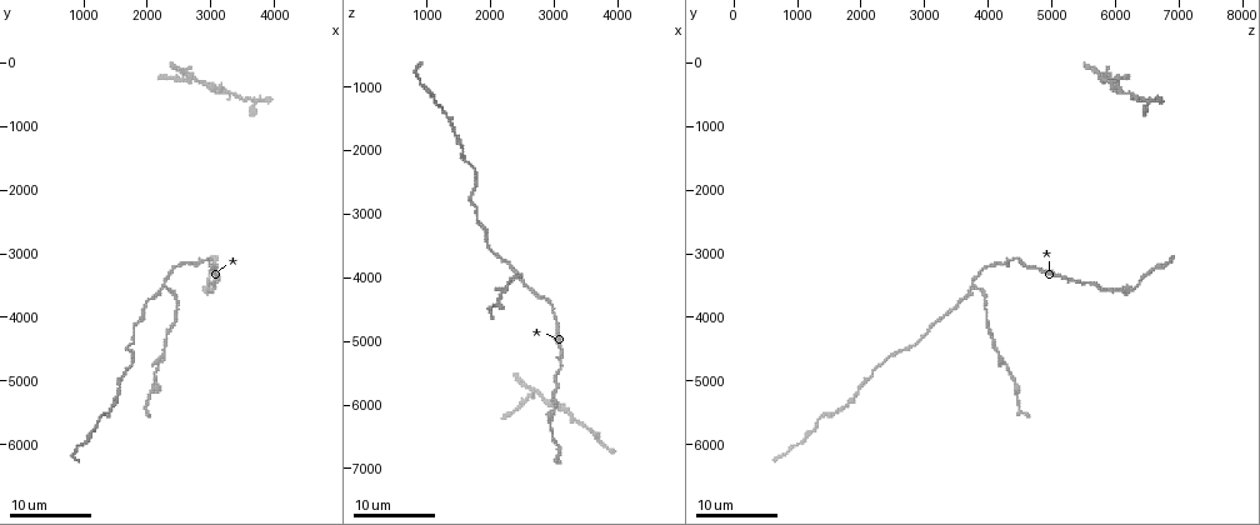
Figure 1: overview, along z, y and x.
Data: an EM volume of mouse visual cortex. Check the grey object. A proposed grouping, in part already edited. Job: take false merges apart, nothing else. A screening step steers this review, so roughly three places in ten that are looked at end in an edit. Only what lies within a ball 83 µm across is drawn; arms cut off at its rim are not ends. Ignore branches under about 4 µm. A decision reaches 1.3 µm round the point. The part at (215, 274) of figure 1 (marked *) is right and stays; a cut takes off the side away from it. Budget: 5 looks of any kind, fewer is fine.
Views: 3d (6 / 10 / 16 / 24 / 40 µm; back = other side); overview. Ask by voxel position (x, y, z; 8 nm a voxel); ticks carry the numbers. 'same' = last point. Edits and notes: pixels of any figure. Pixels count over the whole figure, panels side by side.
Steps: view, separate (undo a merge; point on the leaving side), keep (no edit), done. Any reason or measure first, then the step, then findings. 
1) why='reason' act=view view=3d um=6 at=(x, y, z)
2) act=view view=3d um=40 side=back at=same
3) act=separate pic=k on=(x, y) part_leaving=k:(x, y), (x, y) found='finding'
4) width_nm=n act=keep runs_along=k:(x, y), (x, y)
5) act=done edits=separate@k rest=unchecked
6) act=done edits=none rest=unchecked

act=view view=3d um=24 at=(2700, 150, 5750)

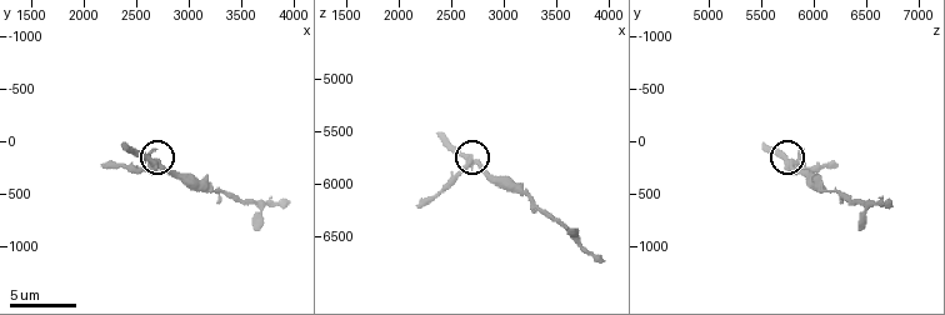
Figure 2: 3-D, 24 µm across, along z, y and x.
act=view view=3d um=10 at=(2680, 200, 5800)

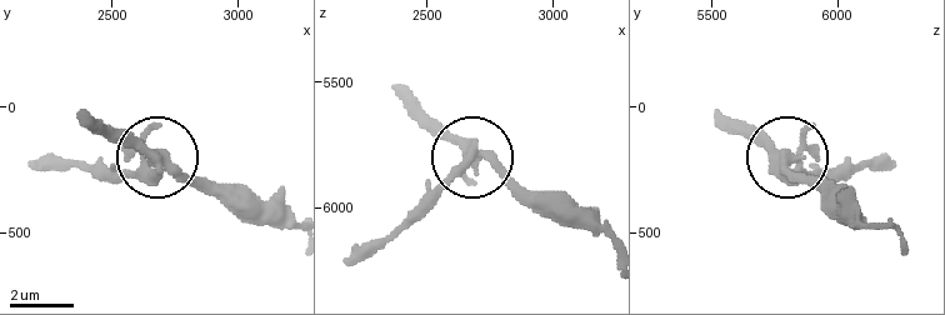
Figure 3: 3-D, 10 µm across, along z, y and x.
width_nm=340 act=separate pic=3 on=(813, 149) part_leaving=3:(781, 171), (889, 165) found='a second neuron is stuck on'

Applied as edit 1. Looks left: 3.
act=view view=overview

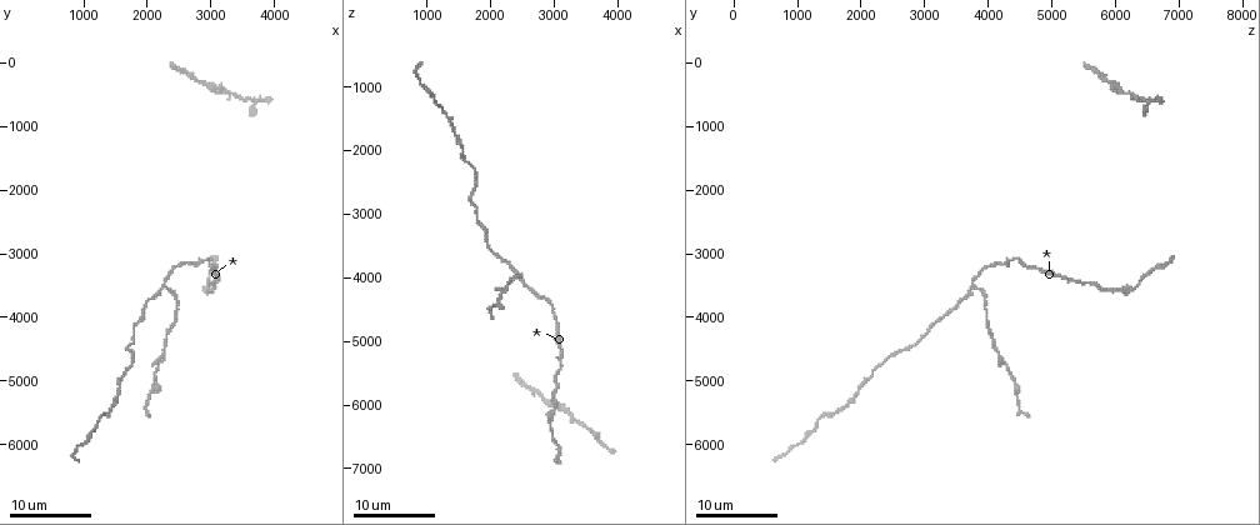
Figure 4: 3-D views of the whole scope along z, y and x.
why='thick turns thin' act=view view=3d um=16 at=(3200, 450, 6050)

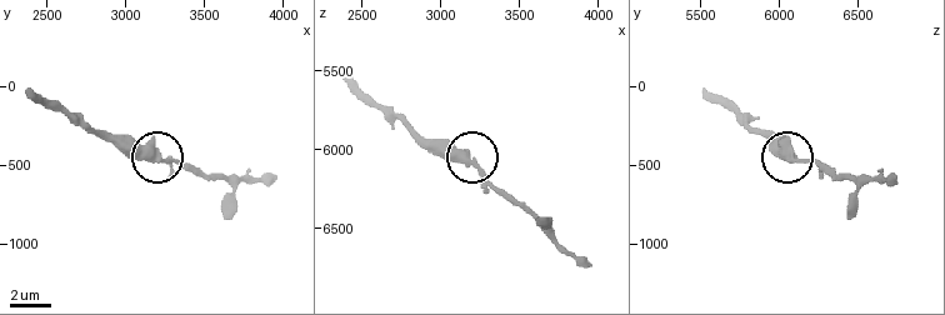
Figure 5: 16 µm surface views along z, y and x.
act=view view=3d um=6 at=(3160, 460, 6060)

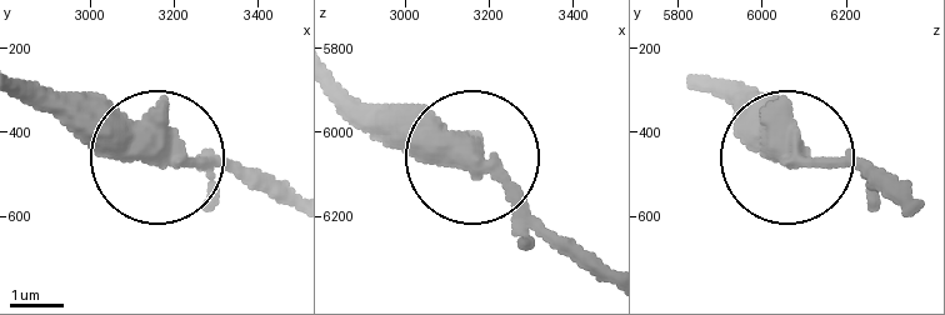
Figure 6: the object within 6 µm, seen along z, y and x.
act=keep found='all the same neuron'

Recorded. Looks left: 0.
act=done edits=separate@3 rest=unchecked

